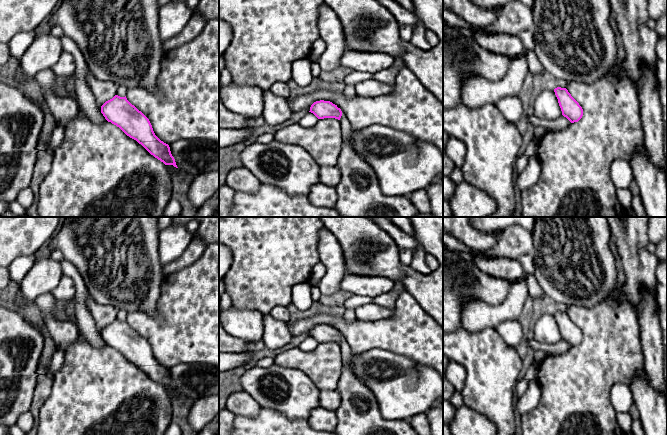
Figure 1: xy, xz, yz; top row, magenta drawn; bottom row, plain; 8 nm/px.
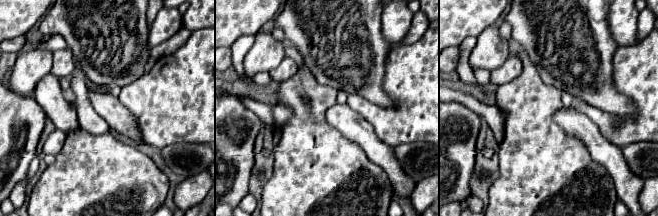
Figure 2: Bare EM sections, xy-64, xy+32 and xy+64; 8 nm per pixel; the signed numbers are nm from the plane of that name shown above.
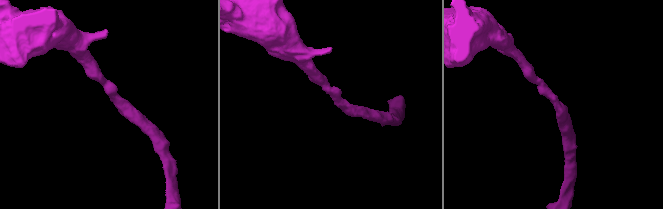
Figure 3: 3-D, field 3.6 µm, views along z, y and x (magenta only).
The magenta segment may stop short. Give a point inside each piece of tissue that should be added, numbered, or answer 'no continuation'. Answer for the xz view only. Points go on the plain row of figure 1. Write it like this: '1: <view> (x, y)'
no continuation

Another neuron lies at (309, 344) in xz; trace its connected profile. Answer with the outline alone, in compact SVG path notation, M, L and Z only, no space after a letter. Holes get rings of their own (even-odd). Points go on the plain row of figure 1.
M306 336L299 345L299 349L306 352L311 352L317 348L319 343L311 336Z

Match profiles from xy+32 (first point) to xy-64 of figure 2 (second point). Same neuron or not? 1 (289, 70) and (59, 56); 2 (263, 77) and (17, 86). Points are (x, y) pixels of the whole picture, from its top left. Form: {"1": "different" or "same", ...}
{"1": "same", "2": "different"}

